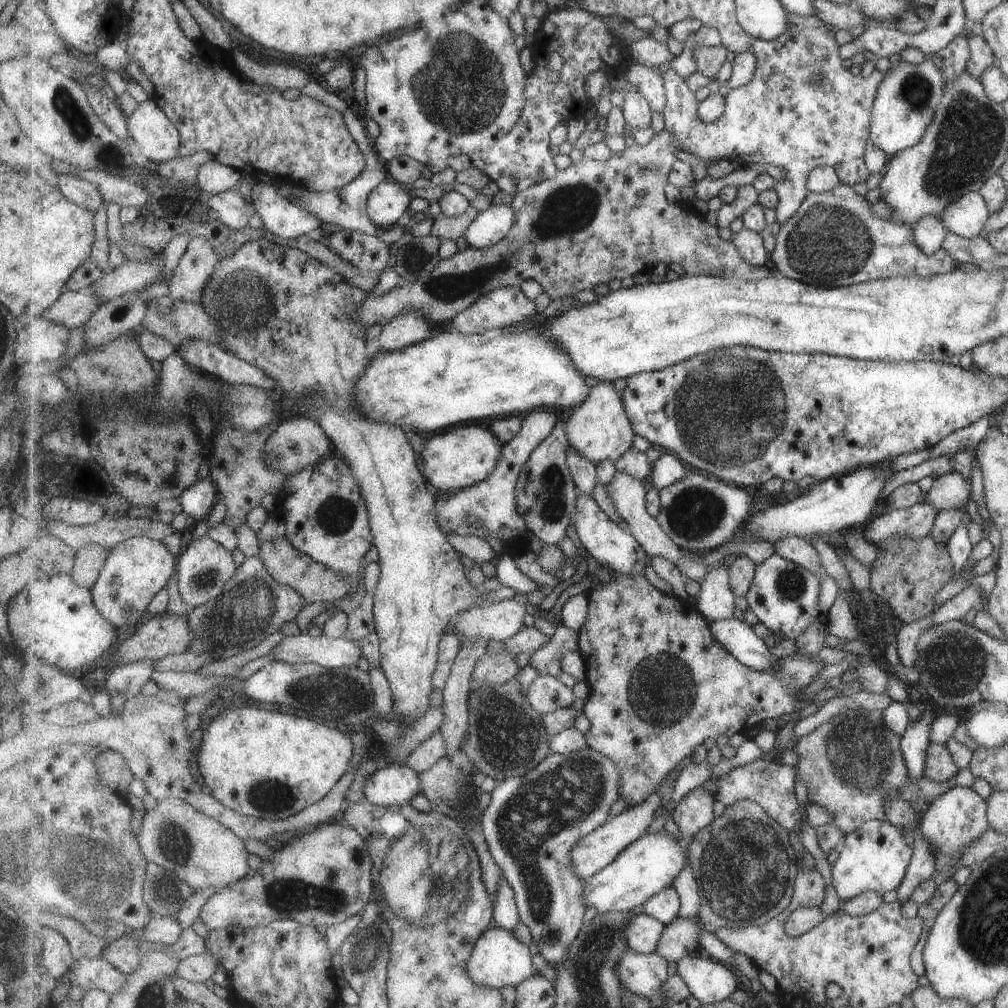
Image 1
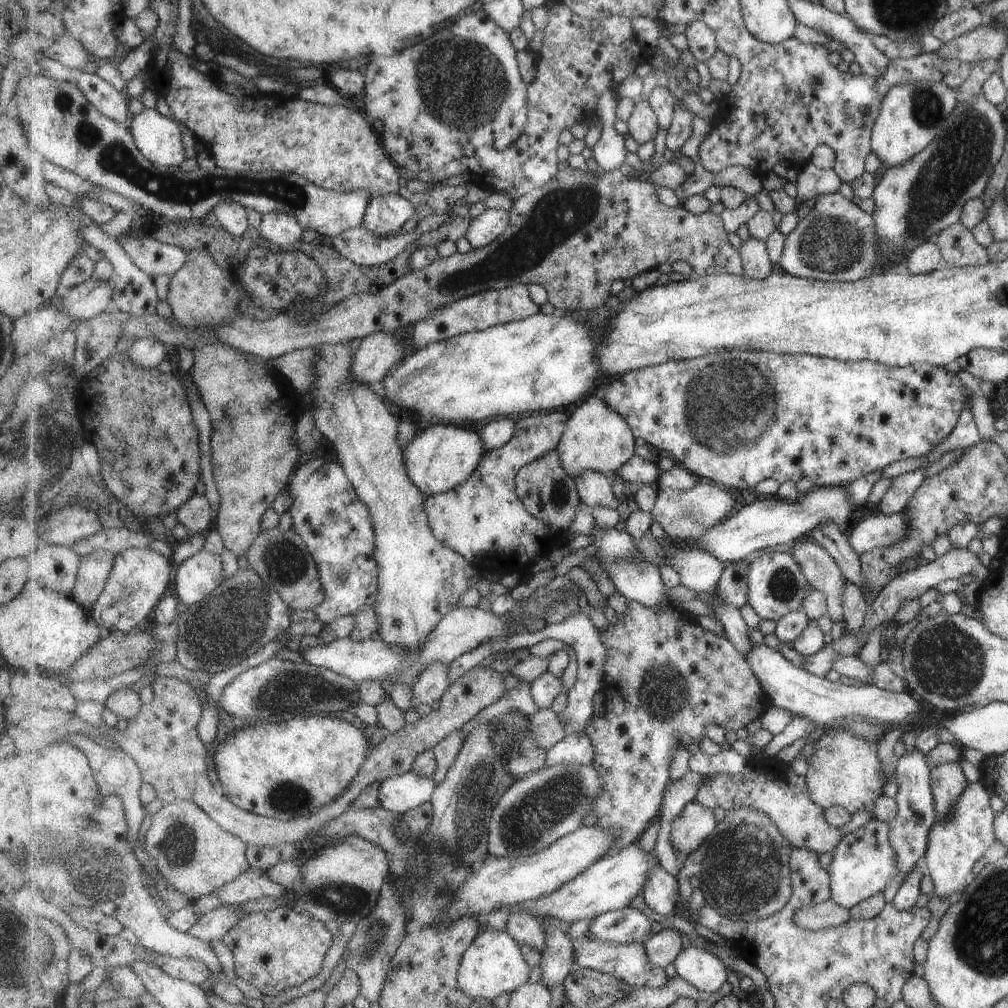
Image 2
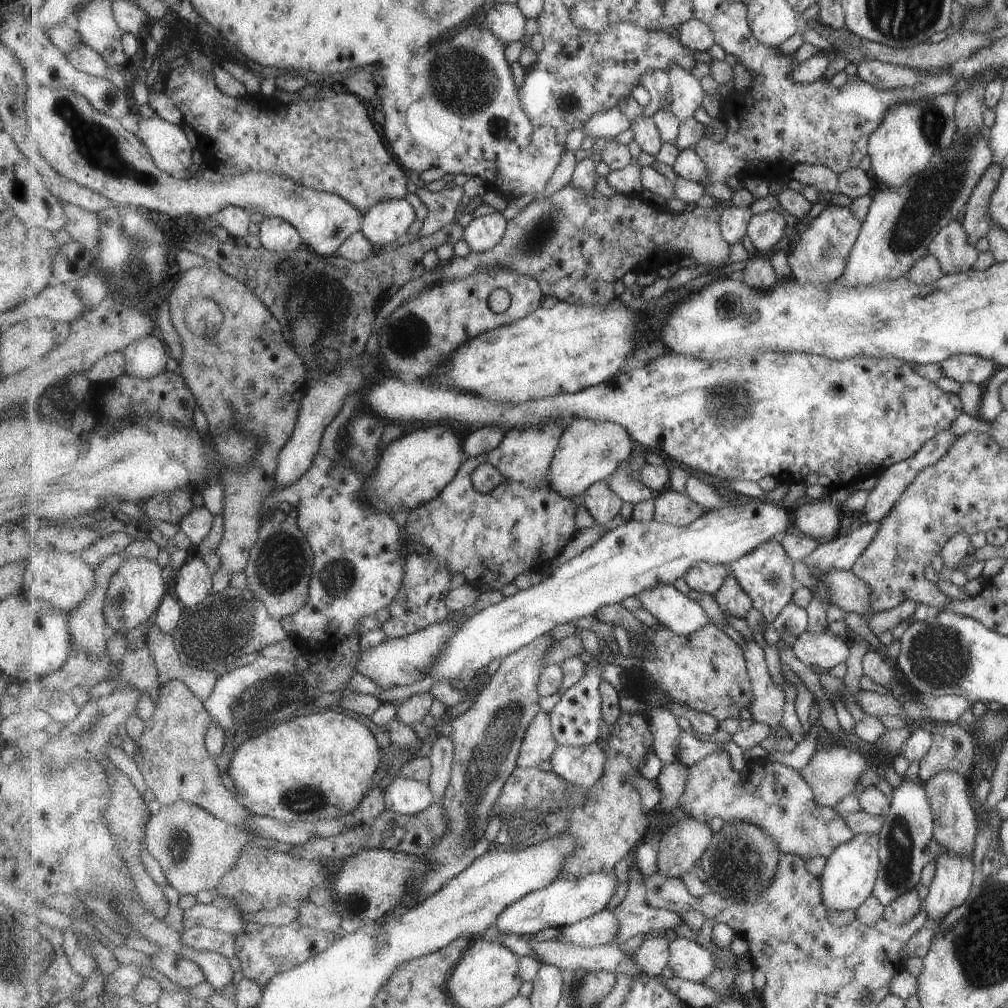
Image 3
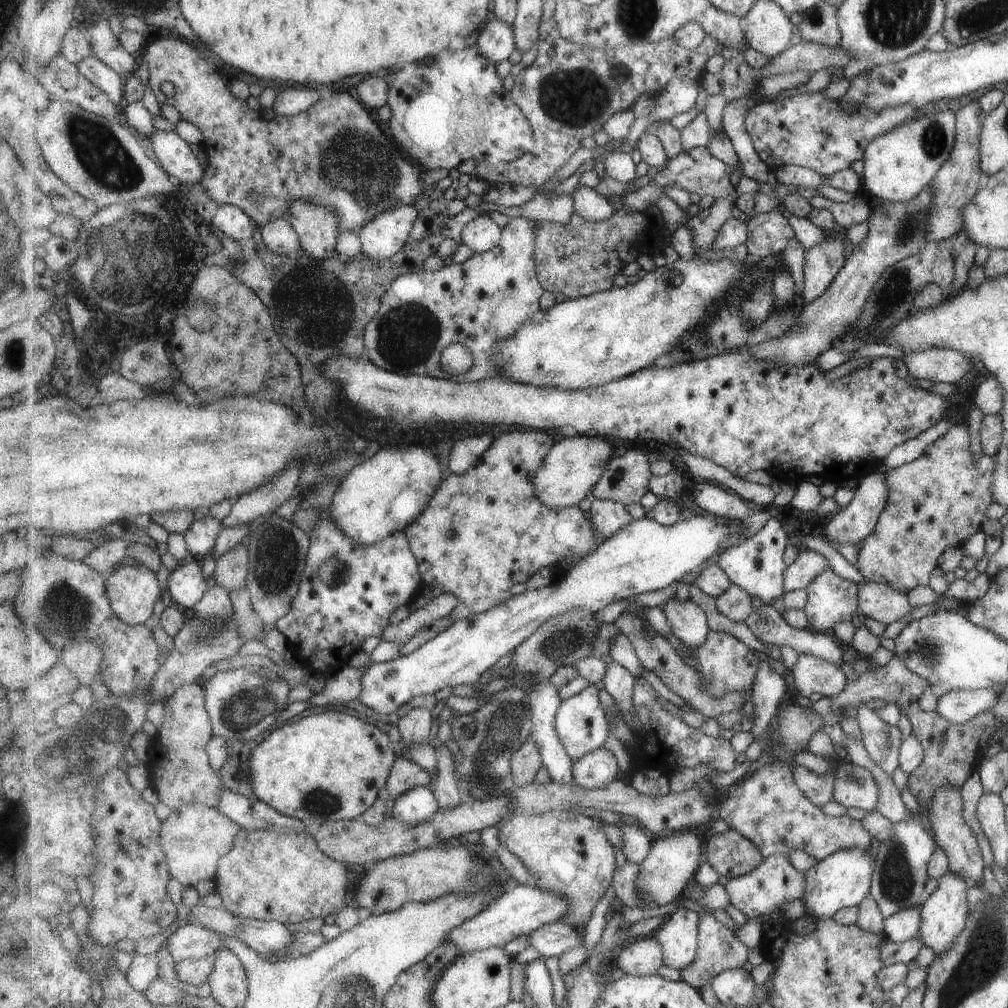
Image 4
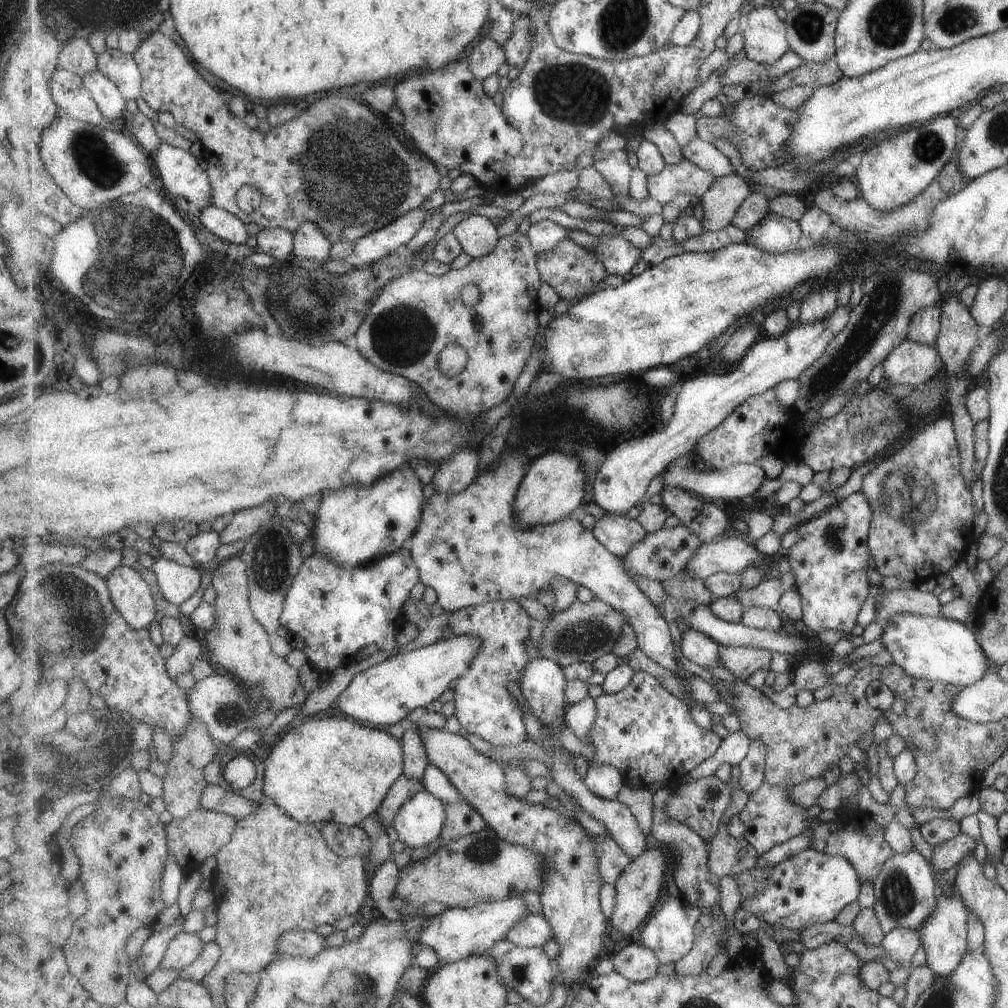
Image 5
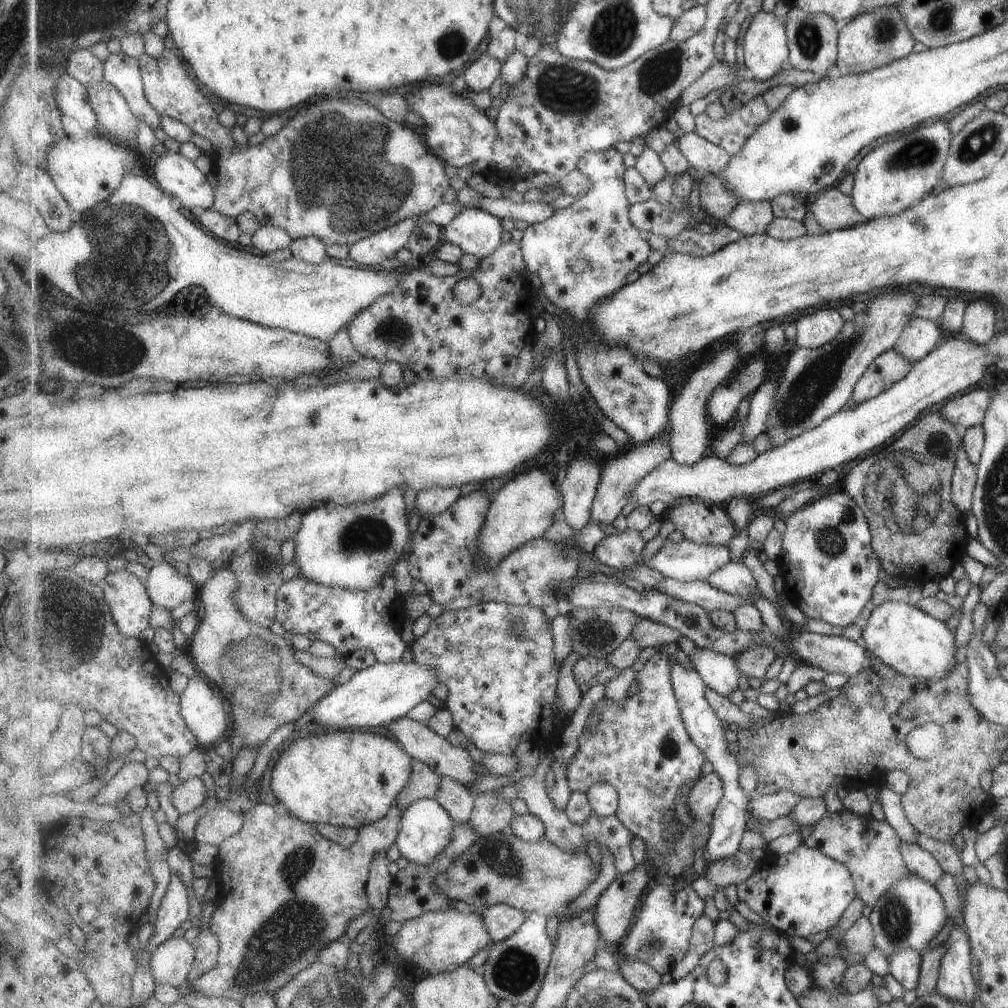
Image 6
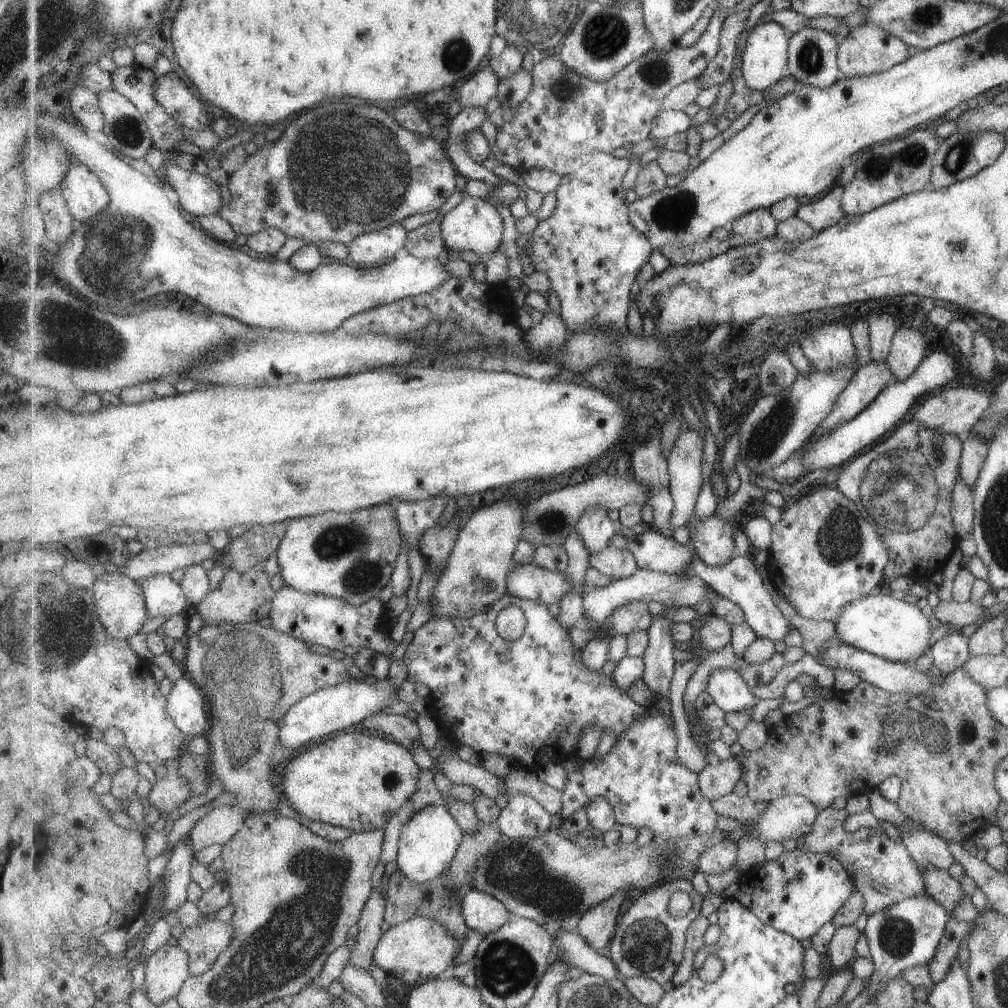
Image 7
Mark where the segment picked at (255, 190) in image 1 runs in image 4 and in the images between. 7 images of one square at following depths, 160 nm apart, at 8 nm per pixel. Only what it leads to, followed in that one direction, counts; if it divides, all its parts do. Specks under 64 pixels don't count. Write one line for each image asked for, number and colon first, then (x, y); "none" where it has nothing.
2: (280, 228)
3: (277, 235)
4: (279, 236)

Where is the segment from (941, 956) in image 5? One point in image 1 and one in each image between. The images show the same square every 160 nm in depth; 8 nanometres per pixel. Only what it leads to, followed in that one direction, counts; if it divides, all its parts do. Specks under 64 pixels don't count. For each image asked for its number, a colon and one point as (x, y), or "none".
1: (952, 820)
2: (954, 843)
3: (948, 889)
4: (942, 914)

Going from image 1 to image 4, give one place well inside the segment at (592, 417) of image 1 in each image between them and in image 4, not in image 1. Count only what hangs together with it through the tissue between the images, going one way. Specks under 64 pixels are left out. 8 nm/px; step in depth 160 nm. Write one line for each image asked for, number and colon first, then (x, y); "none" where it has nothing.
2: (598, 438)
3: (589, 452)
4: (574, 467)

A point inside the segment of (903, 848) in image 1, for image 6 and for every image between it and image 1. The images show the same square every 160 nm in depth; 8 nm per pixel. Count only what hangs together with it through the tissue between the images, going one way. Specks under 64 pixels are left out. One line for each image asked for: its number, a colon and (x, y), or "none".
2: (863, 863)
3: (848, 879)
4: (843, 879)
5: (811, 888)
6: (802, 893)

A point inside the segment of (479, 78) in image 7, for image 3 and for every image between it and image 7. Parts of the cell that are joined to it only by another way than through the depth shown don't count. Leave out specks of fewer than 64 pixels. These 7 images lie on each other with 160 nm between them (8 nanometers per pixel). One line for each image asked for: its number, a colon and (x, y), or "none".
3: (507, 21)
4: (497, 40)
5: (488, 56)
6: (479, 75)

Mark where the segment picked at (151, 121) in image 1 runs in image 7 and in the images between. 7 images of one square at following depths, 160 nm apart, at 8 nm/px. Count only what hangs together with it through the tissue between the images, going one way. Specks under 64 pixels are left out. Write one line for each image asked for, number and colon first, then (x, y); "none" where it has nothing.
2: (160, 138)
3: (171, 149)
4: (177, 157)
5: (180, 175)
6: (179, 177)
7: (199, 195)

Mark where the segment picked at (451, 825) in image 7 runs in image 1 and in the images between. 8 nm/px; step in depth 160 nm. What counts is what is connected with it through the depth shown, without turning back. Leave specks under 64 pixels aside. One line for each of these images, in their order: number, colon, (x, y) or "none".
1: (392, 784)
2: (400, 793)
3: (407, 797)
4: (419, 804)
5: (421, 821)
6: (427, 829)

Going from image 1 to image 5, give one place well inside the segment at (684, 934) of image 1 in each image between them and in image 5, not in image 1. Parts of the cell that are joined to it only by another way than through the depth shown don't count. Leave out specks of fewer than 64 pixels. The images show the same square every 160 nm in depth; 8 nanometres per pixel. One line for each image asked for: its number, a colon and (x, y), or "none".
2: (663, 947)
3: (652, 956)
4: (644, 956)
5: (637, 963)

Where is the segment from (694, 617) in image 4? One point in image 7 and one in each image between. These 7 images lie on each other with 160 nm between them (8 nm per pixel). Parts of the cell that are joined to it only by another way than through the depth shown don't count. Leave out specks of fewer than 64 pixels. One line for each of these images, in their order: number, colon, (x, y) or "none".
5: (698, 647)
6: (720, 671)
7: (731, 692)

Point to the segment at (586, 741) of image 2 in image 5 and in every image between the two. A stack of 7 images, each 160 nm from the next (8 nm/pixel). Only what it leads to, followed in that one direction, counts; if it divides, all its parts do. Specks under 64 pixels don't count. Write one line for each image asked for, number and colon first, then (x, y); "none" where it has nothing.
3: (584, 766)
4: (597, 770)
5: (604, 781)

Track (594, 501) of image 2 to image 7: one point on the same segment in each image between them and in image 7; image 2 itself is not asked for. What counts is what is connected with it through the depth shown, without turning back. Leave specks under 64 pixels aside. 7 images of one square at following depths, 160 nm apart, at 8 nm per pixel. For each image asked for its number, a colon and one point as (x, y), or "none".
3: (603, 504)
4: (608, 517)
5: (619, 534)
6: (623, 550)
7: (621, 564)

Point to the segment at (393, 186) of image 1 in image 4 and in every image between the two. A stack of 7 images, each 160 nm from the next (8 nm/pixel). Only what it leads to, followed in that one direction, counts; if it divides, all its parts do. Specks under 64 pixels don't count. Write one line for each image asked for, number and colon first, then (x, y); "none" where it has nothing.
2: (385, 215)
3: (384, 224)
4: (385, 235)

